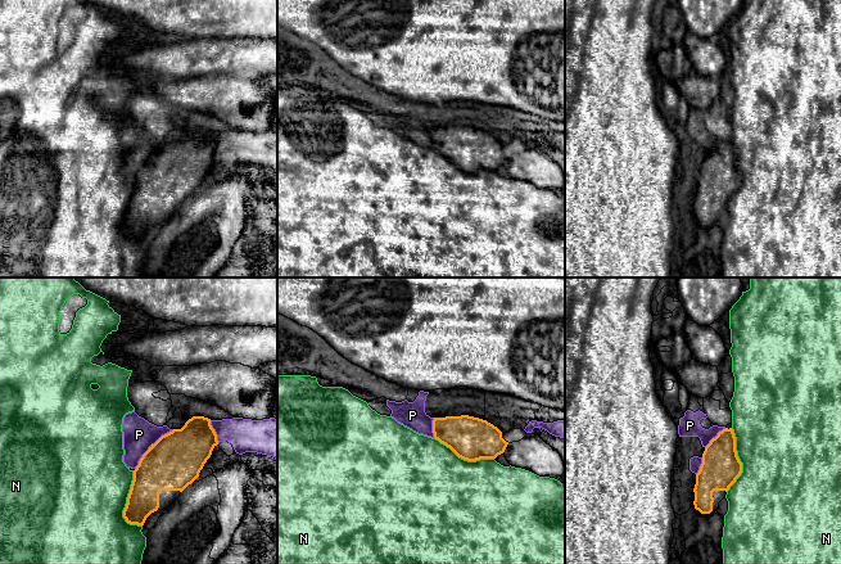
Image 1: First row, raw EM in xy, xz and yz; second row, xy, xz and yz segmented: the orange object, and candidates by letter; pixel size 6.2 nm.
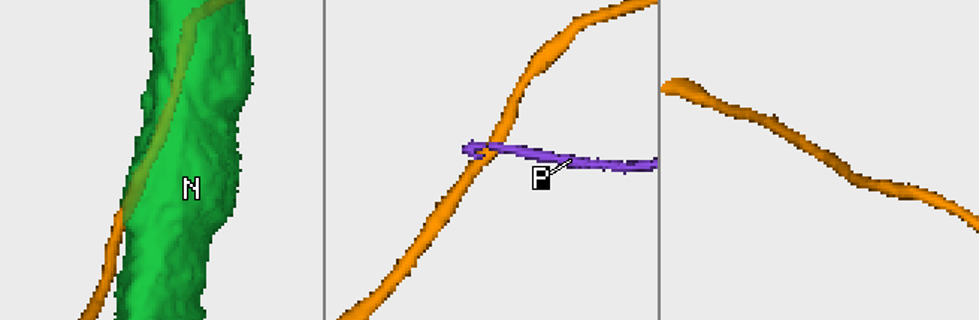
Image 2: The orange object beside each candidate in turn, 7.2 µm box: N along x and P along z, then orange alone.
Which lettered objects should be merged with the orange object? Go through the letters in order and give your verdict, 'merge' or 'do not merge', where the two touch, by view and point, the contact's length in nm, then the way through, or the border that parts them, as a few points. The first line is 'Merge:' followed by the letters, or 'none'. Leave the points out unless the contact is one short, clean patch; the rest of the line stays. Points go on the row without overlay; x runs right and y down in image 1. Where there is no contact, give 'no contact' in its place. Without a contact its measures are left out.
Merge: none
N: do not merge; contact xy (126, 216); length 360 nm
P: do not merge; contact xy (150, 159); length 360 nm

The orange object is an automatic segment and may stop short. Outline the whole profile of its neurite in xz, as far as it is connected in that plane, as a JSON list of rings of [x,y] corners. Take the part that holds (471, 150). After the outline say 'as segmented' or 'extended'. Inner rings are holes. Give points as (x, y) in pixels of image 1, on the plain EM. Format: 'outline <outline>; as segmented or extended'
outline [[[469,127],[434,130],[433,145],[435,152],[467,173],[496,171],[508,157],[497,139]]]; as segmented

